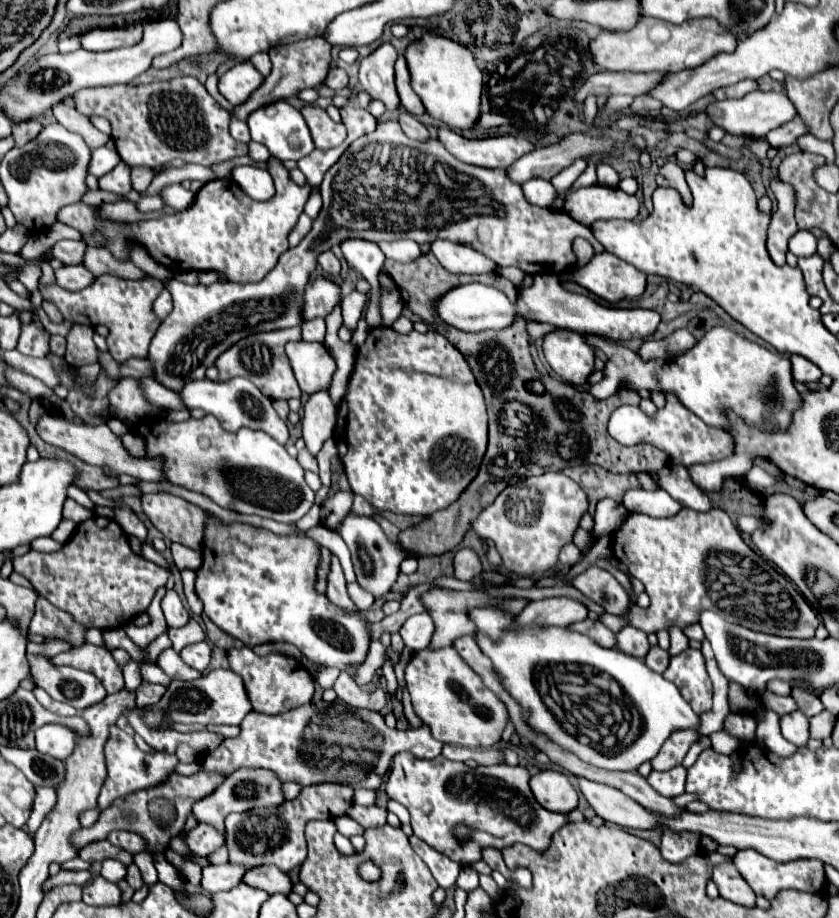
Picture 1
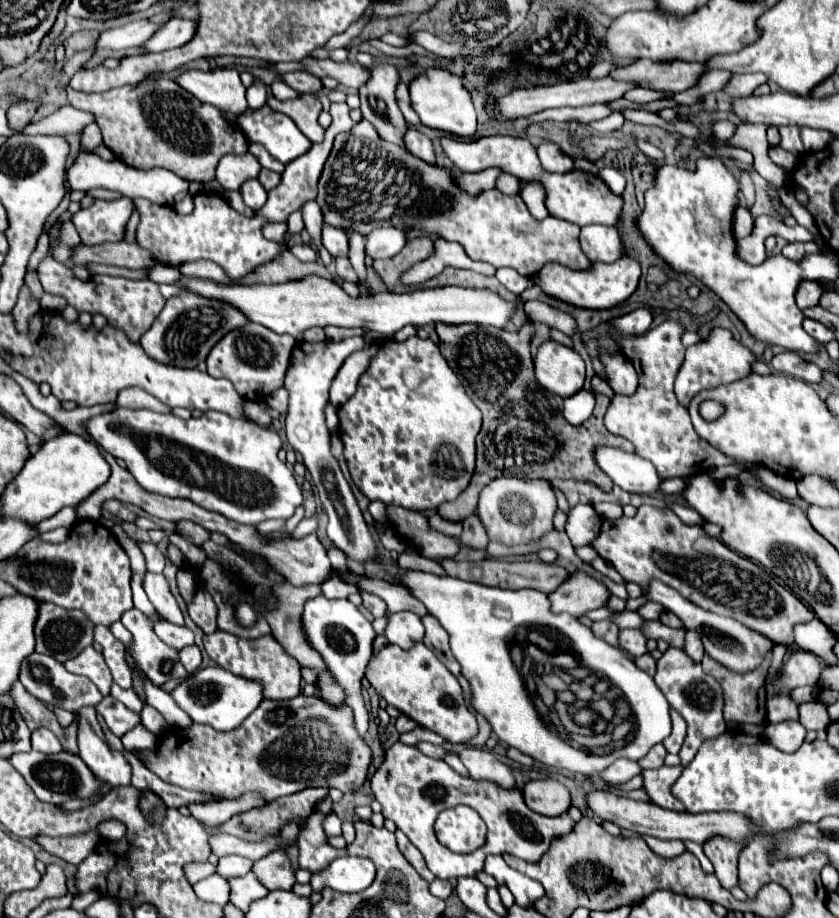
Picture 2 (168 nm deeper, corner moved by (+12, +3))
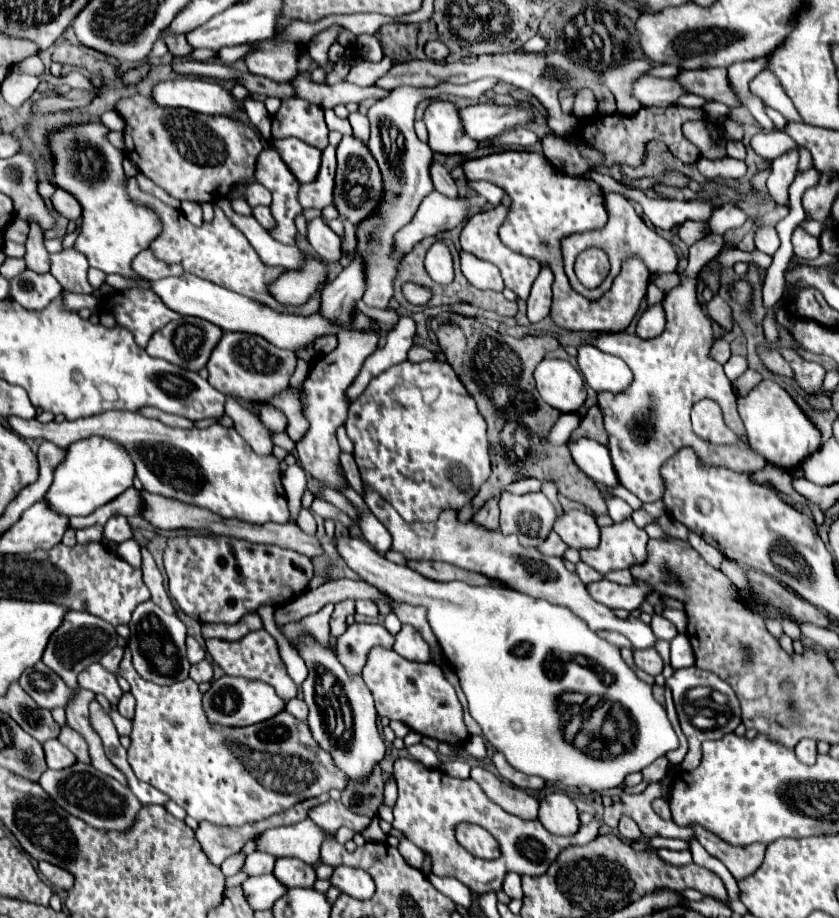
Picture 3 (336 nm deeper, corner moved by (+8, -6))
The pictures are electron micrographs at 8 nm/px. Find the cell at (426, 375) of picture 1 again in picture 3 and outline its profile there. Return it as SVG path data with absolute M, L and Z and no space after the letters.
M424 360L424 362L400 362L392 368L388 368L386 372L382 372L380 376L372 378L368 388L358 396L358 400L354 400L350 404L348 410L348 420L346 420L346 432L348 438L354 444L354 460L358 464L360 470L360 478L366 486L370 486L374 492L378 492L382 496L382 500L386 500L388 504L392 504L398 514L406 520L406 522L432 522L440 516L440 512L444 508L464 508L480 490L480 486L488 480L490 476L490 458L488 458L488 438L486 438L486 422L482 418L482 414L476 408L476 402L472 400L472 396L468 394L468 390L464 388L464 384L456 378L452 366L448 366L444 360Z

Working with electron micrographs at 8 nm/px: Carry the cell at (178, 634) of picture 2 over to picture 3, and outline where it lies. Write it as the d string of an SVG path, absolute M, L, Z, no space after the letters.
M192 636L186 638L186 648L188 648L188 660L190 660L190 664L196 664L196 662L200 662L200 660L206 658L206 650Z

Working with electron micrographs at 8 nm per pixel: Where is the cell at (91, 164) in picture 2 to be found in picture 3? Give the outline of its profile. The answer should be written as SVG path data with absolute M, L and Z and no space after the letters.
M58 188L52 196L52 204L54 208L64 214L66 218L72 218L72 220L78 220L82 216L82 208L80 208L80 202L76 200L76 196L72 196L70 192L64 192L62 188Z

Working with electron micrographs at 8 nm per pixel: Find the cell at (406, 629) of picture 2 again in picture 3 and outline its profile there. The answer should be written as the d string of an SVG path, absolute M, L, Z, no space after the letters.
M408 624L402 626L402 630L394 636L394 652L398 652L402 658L412 660L412 662L430 662L430 648L424 642L424 638Z

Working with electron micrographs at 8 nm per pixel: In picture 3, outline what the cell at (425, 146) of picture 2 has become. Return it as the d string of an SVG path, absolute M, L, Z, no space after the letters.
M432 162L430 166L430 178L434 182L434 188L446 196L458 196L458 190L456 190L456 184L450 176L450 172L440 164L440 162Z

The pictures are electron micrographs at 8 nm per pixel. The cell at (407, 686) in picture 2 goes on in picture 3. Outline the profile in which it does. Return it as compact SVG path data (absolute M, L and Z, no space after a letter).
M378 646L370 650L362 678L374 696L378 716L400 720L422 736L436 738L438 734L436 740L448 744L464 744L470 738L466 724L462 720L462 704L456 696L456 690L446 680L438 664L410 662L398 656L394 650Z

